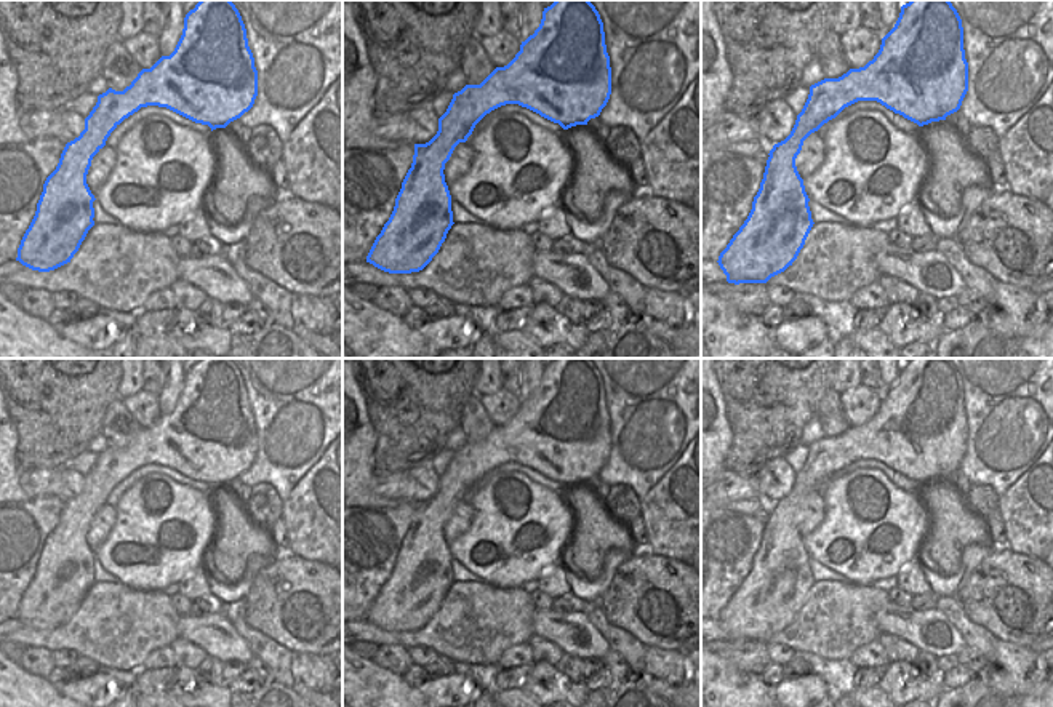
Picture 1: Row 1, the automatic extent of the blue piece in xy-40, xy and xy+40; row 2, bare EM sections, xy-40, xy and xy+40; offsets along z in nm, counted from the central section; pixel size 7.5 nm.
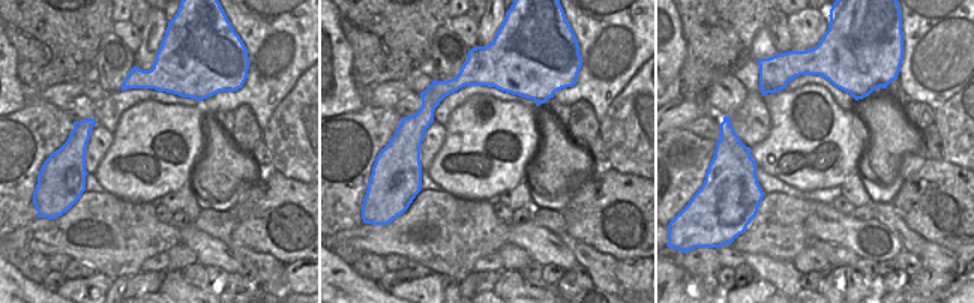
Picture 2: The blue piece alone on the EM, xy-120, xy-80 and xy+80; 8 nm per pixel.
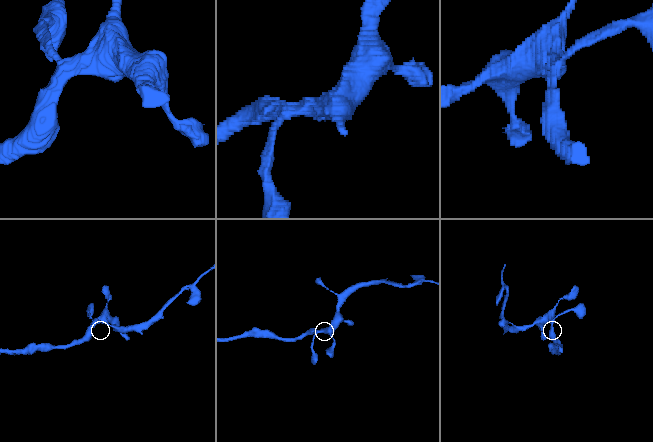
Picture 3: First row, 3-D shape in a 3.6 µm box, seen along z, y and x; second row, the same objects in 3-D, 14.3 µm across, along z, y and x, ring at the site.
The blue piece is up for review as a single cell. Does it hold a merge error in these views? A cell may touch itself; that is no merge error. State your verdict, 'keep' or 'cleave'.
keep

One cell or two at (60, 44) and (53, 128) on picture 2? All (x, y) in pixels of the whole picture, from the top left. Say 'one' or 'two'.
two

